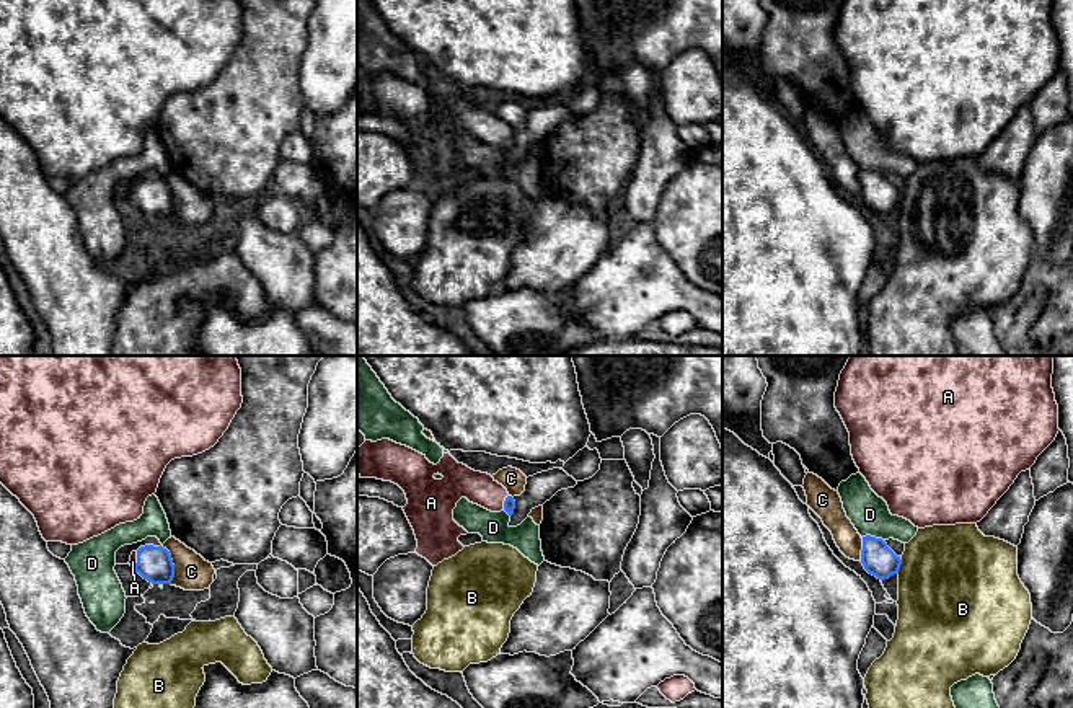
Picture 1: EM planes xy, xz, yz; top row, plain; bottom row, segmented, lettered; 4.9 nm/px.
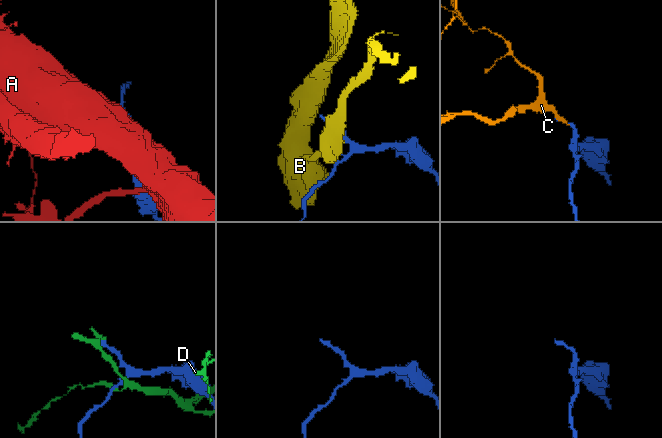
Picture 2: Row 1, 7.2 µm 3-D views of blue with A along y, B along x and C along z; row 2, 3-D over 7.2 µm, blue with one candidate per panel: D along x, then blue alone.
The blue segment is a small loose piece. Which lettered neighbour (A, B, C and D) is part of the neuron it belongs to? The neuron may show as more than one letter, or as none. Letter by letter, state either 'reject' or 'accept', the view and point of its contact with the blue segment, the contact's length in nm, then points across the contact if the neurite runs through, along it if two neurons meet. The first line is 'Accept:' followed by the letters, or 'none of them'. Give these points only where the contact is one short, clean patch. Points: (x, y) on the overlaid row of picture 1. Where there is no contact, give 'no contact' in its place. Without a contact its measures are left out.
Accept: A
A: accept; contact xz (504, 503); length 80 nm
B: reject; contact yz (899, 566); length 80 nm
C: reject; contact xy (172, 563); length 200 nm
D: reject; contact yz (873, 537); length 110 nm

